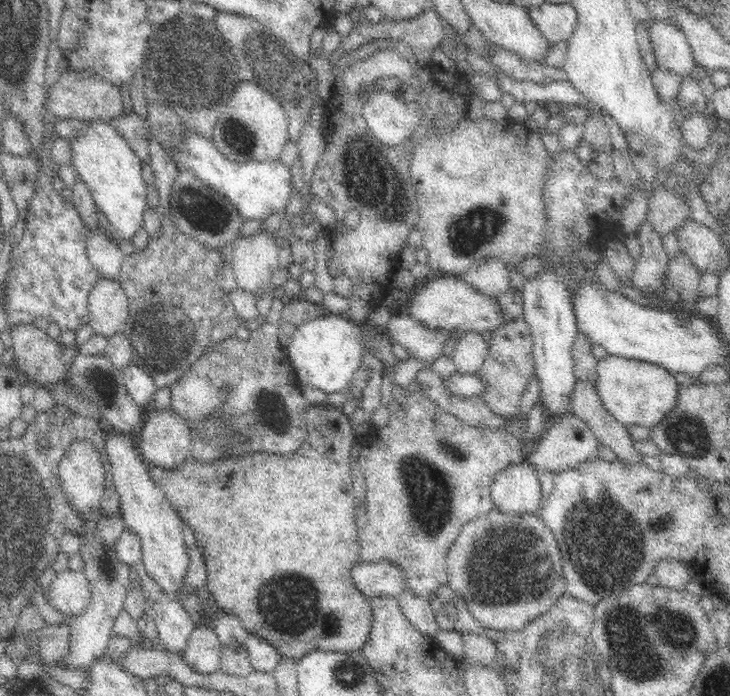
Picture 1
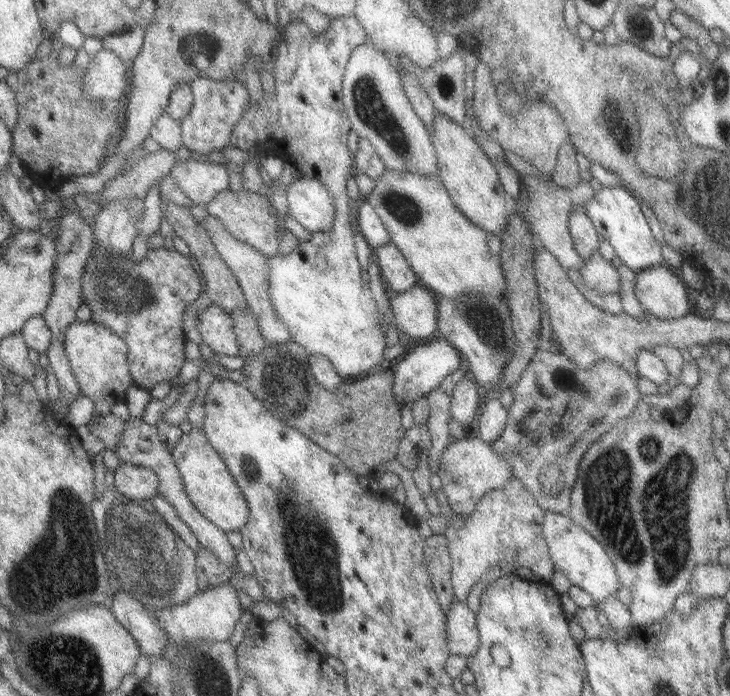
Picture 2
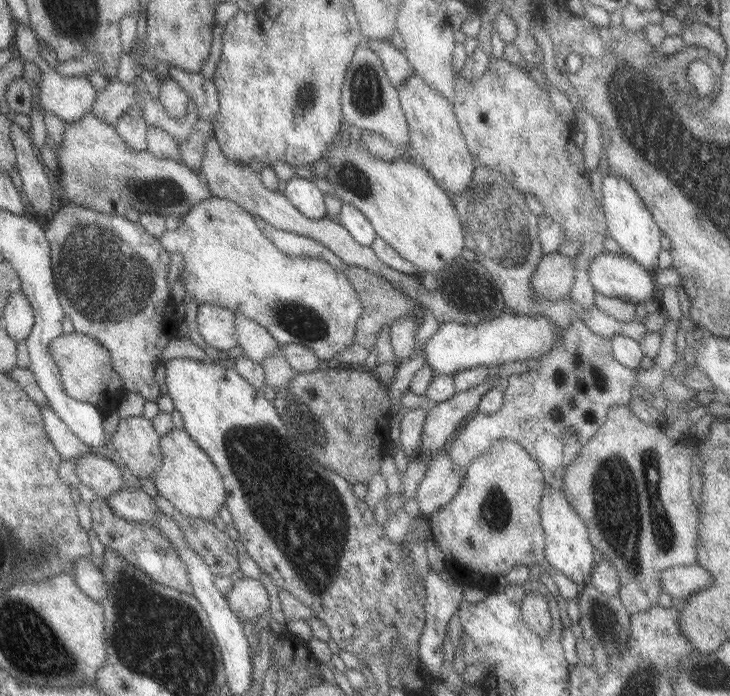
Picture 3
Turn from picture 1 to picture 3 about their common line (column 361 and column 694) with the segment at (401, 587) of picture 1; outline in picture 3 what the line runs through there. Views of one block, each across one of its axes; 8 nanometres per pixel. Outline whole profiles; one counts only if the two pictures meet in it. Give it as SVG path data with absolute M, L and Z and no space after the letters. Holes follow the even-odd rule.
M697 564L673 566L661 572L659 582L661 582L663 594L671 596L671 600L681 600L707 588L711 584L711 576Z

